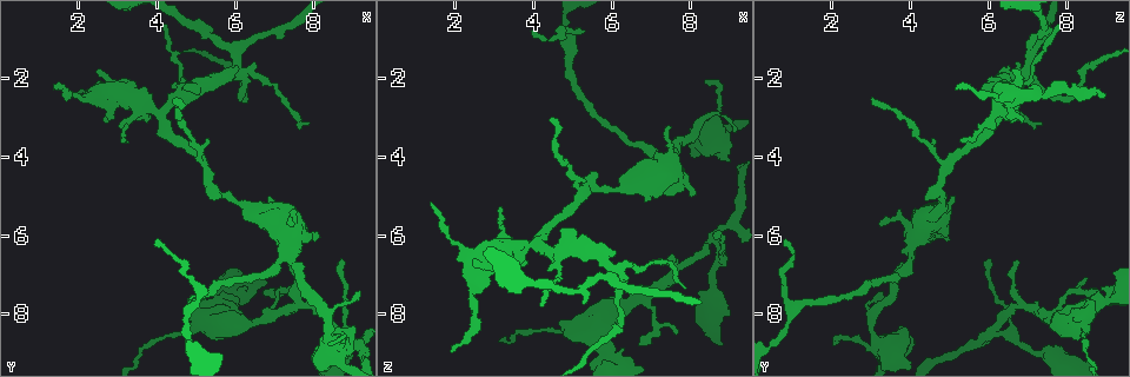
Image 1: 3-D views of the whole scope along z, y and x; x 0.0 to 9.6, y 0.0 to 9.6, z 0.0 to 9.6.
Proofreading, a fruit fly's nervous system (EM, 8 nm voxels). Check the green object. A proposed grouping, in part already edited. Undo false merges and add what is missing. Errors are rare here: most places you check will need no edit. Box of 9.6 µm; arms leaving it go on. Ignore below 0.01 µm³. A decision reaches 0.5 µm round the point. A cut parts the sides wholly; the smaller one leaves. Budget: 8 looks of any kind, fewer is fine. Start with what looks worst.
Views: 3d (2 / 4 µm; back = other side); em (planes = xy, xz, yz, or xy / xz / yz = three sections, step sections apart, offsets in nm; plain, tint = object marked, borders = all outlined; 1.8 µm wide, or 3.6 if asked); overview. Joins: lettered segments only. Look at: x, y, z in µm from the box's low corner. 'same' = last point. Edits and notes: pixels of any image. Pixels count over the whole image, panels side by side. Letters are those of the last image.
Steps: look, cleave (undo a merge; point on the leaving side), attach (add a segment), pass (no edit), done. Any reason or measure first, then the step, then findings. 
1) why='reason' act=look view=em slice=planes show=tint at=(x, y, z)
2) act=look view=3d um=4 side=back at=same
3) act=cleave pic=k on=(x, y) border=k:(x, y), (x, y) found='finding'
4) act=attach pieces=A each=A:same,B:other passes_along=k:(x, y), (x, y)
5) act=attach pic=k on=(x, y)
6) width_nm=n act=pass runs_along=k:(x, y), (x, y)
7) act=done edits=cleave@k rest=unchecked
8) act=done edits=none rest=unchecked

why='four or more arms meet' act=look view=em slice=planes show=plain at=(6.05, 1.40, 7.00)

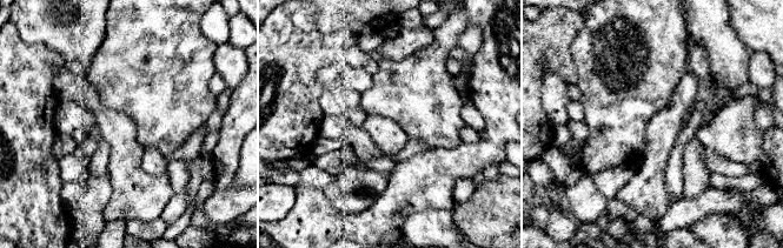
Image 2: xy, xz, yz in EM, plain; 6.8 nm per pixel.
act=look view=em slice=planes show=borders at=same

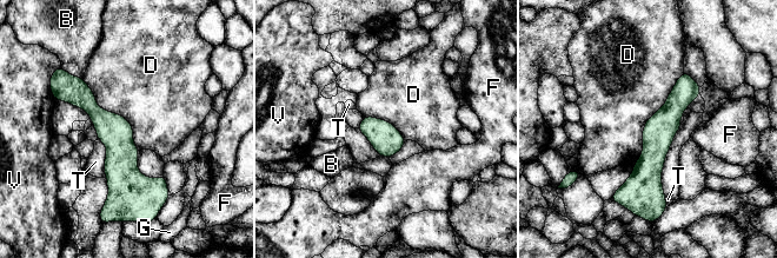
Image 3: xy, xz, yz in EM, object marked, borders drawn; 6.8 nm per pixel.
act=pass each=B:other,D:other,F:other,G:other,T:other,V:other runs_along=3:(685, 77), (644, 198) found='one neuron here'

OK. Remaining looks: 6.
why='thick turns thin' act=look view=em um=3.6 slice=yz step=4 show=tint at=(5.05, 8.30, 8.50)

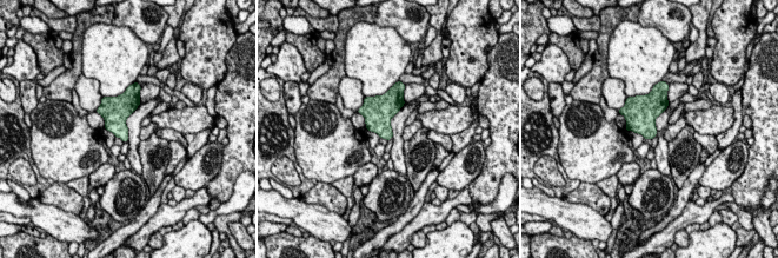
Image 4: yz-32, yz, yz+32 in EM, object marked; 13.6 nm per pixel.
why='cut it another way' act=look view=em um=3.6 slice=planes show=tint at=same

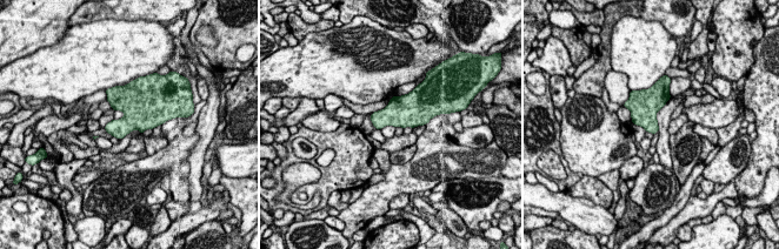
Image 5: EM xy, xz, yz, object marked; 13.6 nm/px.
act=look view=em um=3.6 slice=planes show=borders at=same

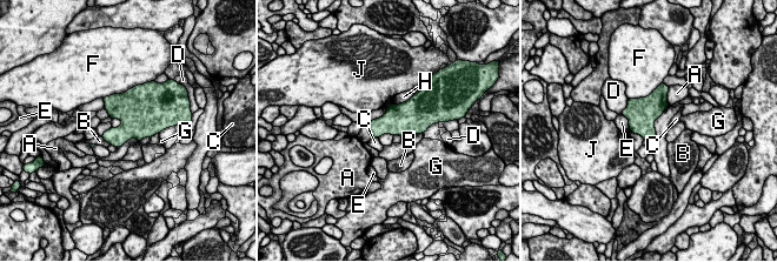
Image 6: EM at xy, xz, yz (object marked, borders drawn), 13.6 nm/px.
act=pass each=A:other,B:other,C:other,D:other,E:other,F:other,G:other,H:other,J:other border=6:(669, 106), (655, 121), (655, 140) found='all the same neuron'

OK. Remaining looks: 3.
why='a fork' act=look view=em um=3.6 slice=xz step=8 show=tint at=(8.70, 8.80, 3.20)

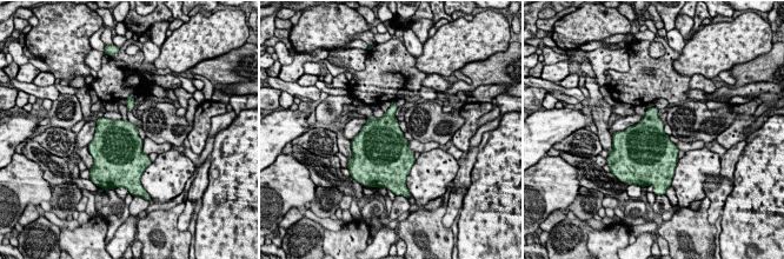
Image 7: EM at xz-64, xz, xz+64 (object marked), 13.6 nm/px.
act=look view=em um=3.6 slice=planes show=borders at=same

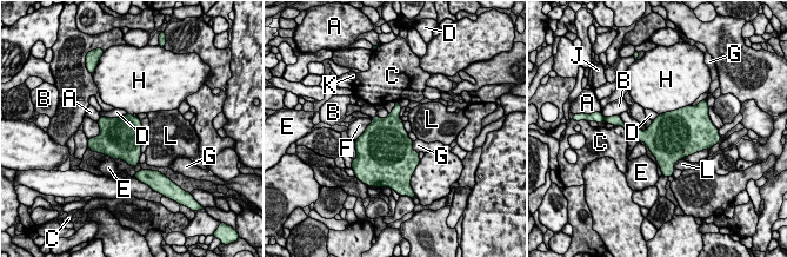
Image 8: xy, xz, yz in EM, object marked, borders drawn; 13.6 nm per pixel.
width_nm=550 act=pass each=A:other,B:other,C:other,D:other,E:other,F:other,G:other,H:other,J:other,K:other,L:other border=8:(127, 113), (120, 117), (101, 117) found='continuous, no second neuron'

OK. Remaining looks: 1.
why='sharp bend' act=look view=em slice=planes show=borders at=(8.55, 8.35, 6.15)

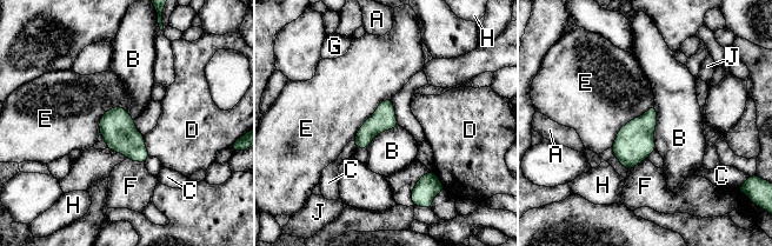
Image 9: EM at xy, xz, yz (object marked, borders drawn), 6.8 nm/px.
act=pass each=A:other,B:other,C:other,D:other,E:other,F:other,G:other,H:other,J:other border=9:(653, 105), (656, 108), (656, 150) found='continuous, no second neuron'

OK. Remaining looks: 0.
act=done edits=none rest=unchecked

